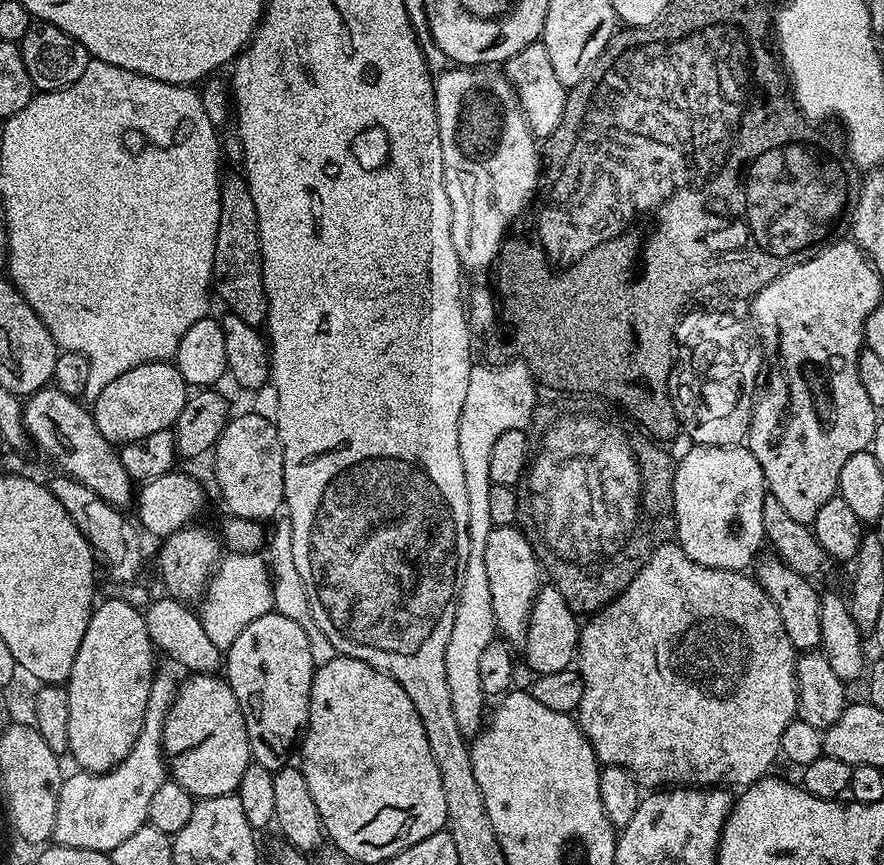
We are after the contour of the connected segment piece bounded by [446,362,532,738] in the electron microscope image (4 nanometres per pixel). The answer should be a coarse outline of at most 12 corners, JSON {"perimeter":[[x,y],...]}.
{"perimeter":[[473,366],[458,426],[470,558],[446,683],[460,731],[480,730],[478,665],[498,636],[484,557],[490,450],[532,407],[524,368]]}

